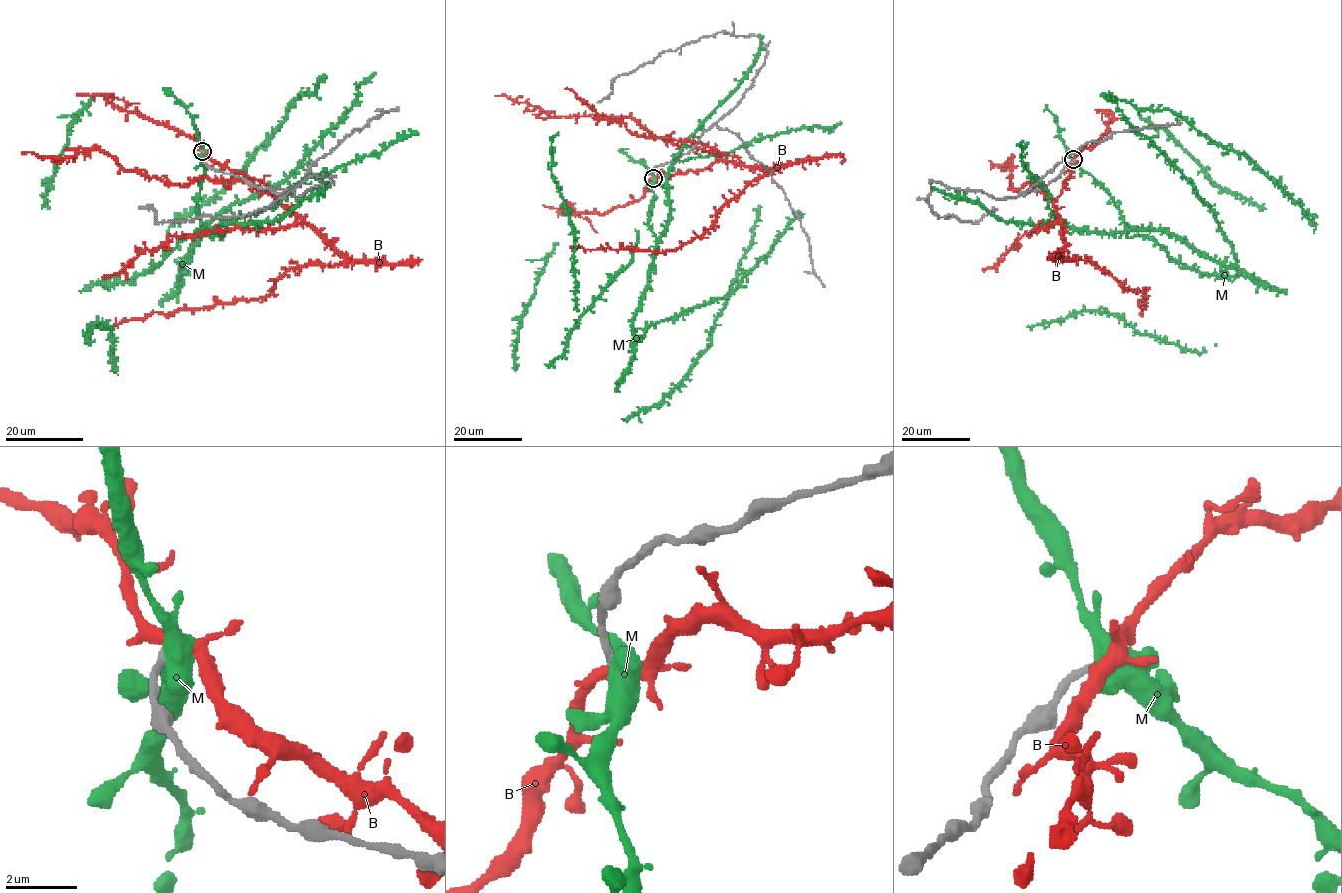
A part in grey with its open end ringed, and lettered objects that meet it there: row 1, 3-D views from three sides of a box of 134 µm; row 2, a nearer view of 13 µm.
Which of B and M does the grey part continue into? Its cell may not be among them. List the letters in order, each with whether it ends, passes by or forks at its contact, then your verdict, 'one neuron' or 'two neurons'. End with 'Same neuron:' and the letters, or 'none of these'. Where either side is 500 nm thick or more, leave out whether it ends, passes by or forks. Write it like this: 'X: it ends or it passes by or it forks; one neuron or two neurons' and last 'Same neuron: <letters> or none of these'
B: it forks; two neurons
M: it forks; two neurons
Same neuron: none of these

